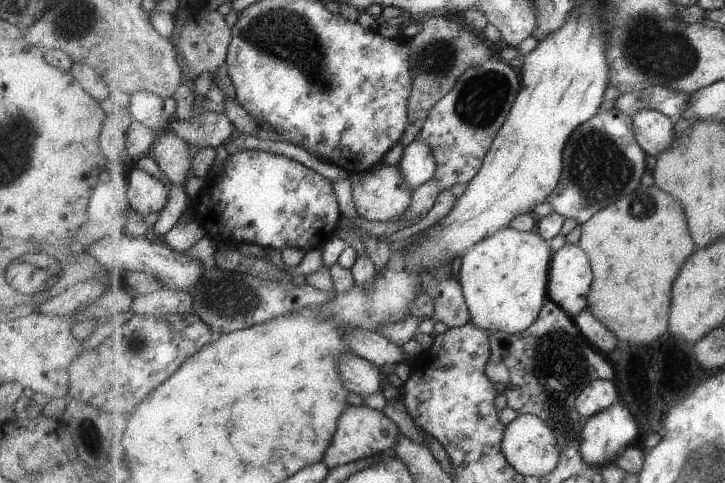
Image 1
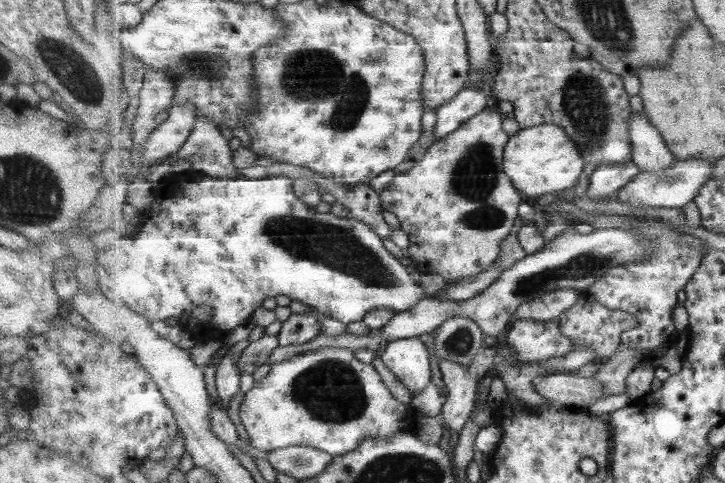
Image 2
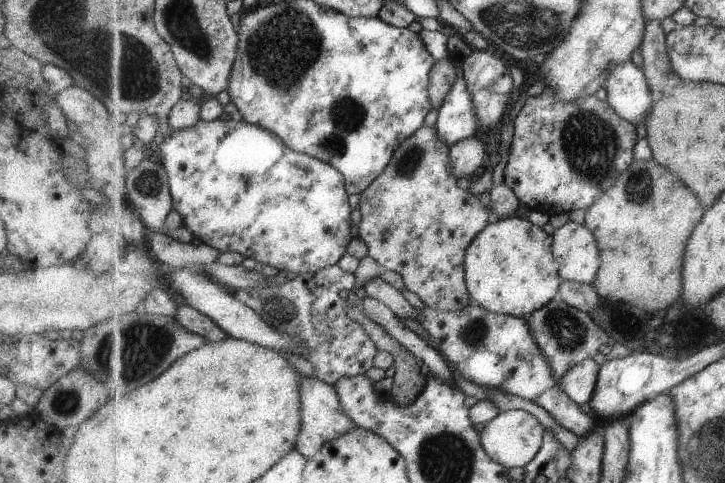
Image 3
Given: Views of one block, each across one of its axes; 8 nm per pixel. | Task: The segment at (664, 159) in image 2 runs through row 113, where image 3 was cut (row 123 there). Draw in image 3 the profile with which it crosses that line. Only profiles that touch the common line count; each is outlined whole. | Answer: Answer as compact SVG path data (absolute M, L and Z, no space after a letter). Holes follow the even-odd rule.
M629 60L627 64L619 64L611 74L605 86L607 100L625 120L643 124L653 104L644 69Z

